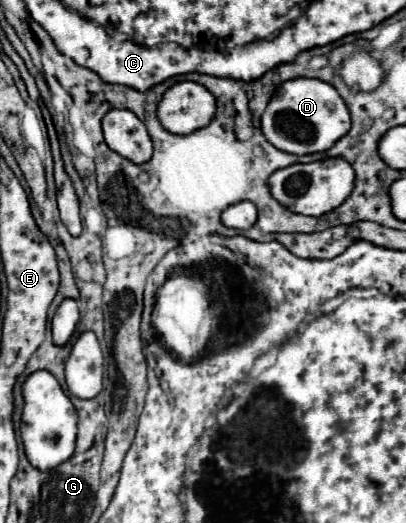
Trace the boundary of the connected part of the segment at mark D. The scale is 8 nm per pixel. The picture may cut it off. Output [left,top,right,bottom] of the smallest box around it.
[261,78,351,156]

